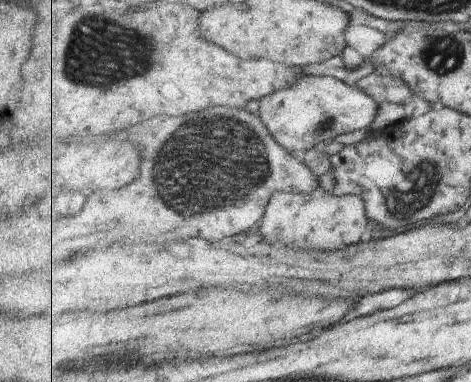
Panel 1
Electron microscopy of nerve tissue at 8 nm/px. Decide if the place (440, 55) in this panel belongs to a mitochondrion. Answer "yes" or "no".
yes

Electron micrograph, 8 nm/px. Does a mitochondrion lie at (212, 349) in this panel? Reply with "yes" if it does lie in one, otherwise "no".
no

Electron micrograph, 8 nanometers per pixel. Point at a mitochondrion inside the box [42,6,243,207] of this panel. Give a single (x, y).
(101, 42)

